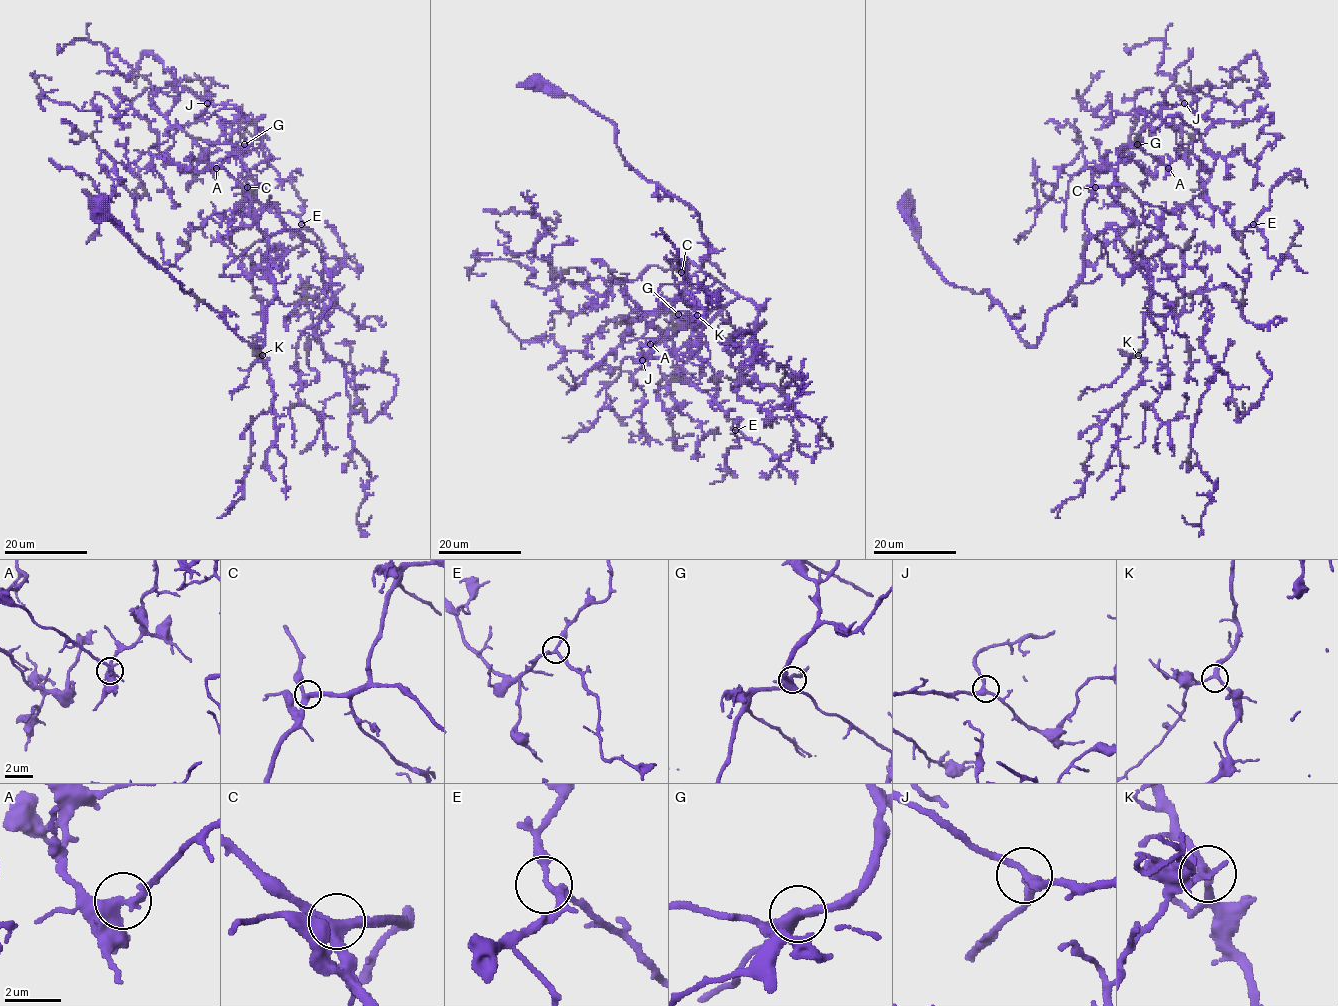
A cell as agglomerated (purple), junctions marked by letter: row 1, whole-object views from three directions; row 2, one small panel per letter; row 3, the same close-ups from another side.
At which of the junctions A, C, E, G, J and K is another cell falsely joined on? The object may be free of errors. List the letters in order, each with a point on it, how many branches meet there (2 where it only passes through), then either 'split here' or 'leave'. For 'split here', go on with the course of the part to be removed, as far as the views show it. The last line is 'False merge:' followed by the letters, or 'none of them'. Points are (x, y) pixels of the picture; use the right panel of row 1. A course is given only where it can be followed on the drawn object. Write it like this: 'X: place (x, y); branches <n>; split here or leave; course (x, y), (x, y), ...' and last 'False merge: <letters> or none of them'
A: place (1168, 168); branches 2; leave
C: place (1095, 187); branches 3; leave
E: place (1253, 224); branches 3; leave
G: place (1137, 144); branches 2; leave
J: place (1184, 103); branches 3; leave
K: place (1138, 355); branches 3; leave
False merge: none of them

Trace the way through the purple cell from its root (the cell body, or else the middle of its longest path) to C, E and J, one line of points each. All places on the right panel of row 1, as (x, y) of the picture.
C: (906, 206), (941, 276), (986, 290), (1034, 347), (1046, 316), (1083, 274), (1083, 210), (1095, 187)
E: (906, 206), (941, 276), (986, 290), (1033, 347), (1083, 274), (1097, 188), (1169, 214), (1202, 196), (1253, 224)
J: (906, 206), (941, 276), (986, 290), (1034, 347), (1083, 274), (1087, 199), (1114, 182), (1151, 109), (1184, 103)

